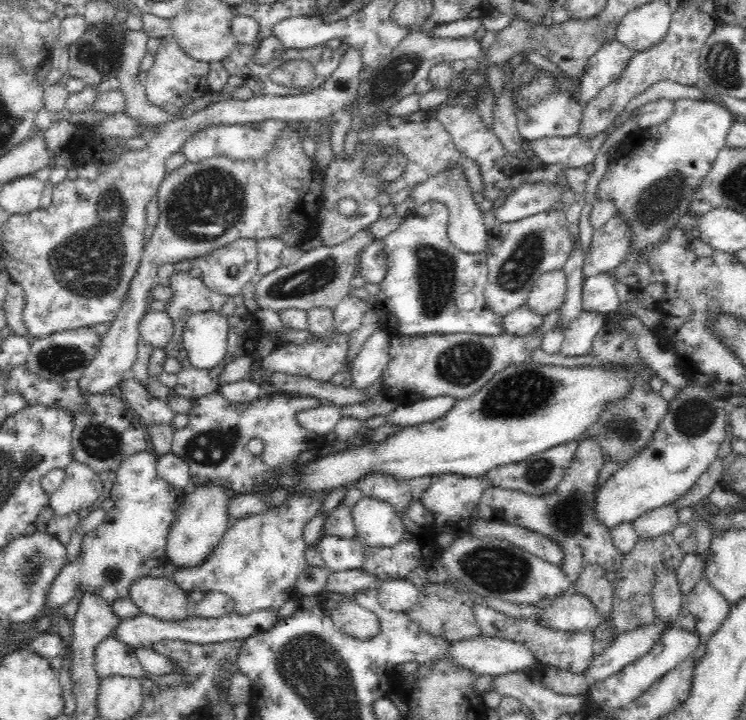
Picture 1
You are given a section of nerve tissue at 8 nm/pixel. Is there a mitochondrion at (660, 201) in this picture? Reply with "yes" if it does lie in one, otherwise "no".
yes

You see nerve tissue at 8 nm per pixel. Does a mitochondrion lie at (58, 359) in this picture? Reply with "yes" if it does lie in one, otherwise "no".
yes

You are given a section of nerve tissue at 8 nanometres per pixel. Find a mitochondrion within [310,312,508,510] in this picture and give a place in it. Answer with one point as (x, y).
(462, 364)

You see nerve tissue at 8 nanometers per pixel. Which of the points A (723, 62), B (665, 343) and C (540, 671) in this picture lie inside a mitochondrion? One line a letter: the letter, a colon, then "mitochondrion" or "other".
A: mitochondrion
B: other
C: other

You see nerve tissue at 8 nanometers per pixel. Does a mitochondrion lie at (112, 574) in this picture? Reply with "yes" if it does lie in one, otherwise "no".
yes

